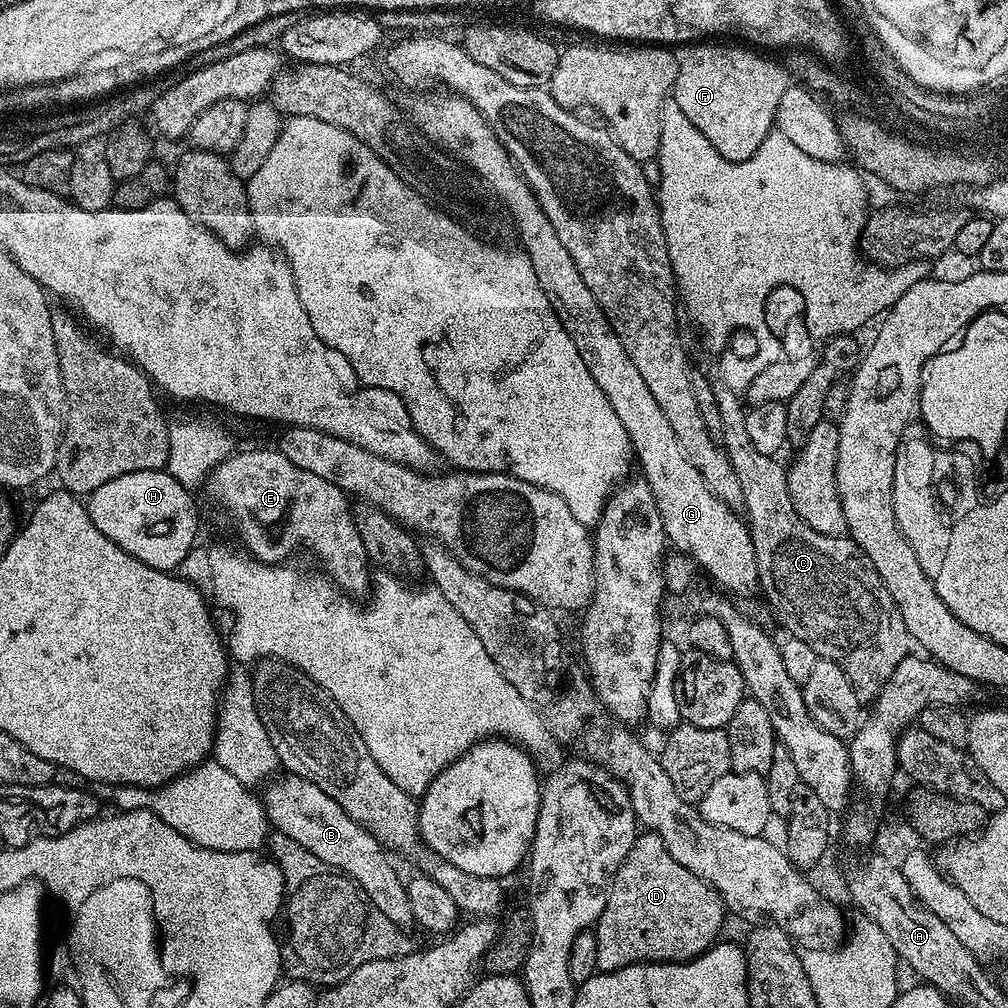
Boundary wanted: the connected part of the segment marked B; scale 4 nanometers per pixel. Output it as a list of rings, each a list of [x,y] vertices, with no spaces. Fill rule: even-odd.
[[[291,774],[287,775],[283,782],[278,781],[273,781],[268,786],[270,788],[262,798],[271,827],[301,843],[306,850],[322,858],[327,865],[338,868],[340,872],[351,877],[366,890],[374,906],[378,907],[386,918],[403,928],[412,926],[415,919],[407,885],[390,862],[389,853],[381,841],[360,823],[354,822],[346,814],[346,810],[316,783]]]

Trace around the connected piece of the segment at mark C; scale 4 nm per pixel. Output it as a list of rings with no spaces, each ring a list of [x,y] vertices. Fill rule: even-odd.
[[[724,385],[715,387],[715,400],[720,410],[722,418],[723,436],[721,445],[728,455],[728,461],[732,463],[732,469],[738,474],[738,482],[742,486],[742,505],[743,511],[748,511],[746,514],[746,523],[752,534],[754,542],[754,558],[758,566],[758,588],[759,591],[764,591],[766,599],[772,603],[776,610],[777,616],[780,618],[781,624],[784,626],[787,635],[794,639],[801,639],[806,642],[822,660],[833,660],[838,666],[842,666],[842,670],[846,674],[846,678],[850,678],[850,682],[854,686],[854,694],[858,694],[861,705],[871,705],[872,701],[882,690],[882,686],[890,678],[890,674],[894,674],[894,666],[898,666],[898,662],[902,662],[902,658],[910,655],[910,637],[906,630],[906,622],[902,622],[902,614],[898,610],[898,606],[894,602],[894,598],[890,598],[890,590],[886,590],[886,586],[882,582],[882,578],[878,574],[878,570],[874,570],[874,566],[870,562],[870,558],[866,558],[866,554],[856,545],[851,536],[845,534],[842,536],[831,536],[830,534],[818,534],[818,530],[814,530],[810,526],[806,526],[806,522],[802,522],[802,518],[798,518],[798,514],[794,510],[794,502],[790,502],[790,490],[788,489],[788,470],[782,463],[779,464],[779,459],[776,456],[767,456],[762,454],[762,450],[757,450],[754,444],[750,442],[750,436],[746,432],[745,426],[745,407],[739,393],[731,391]]]

